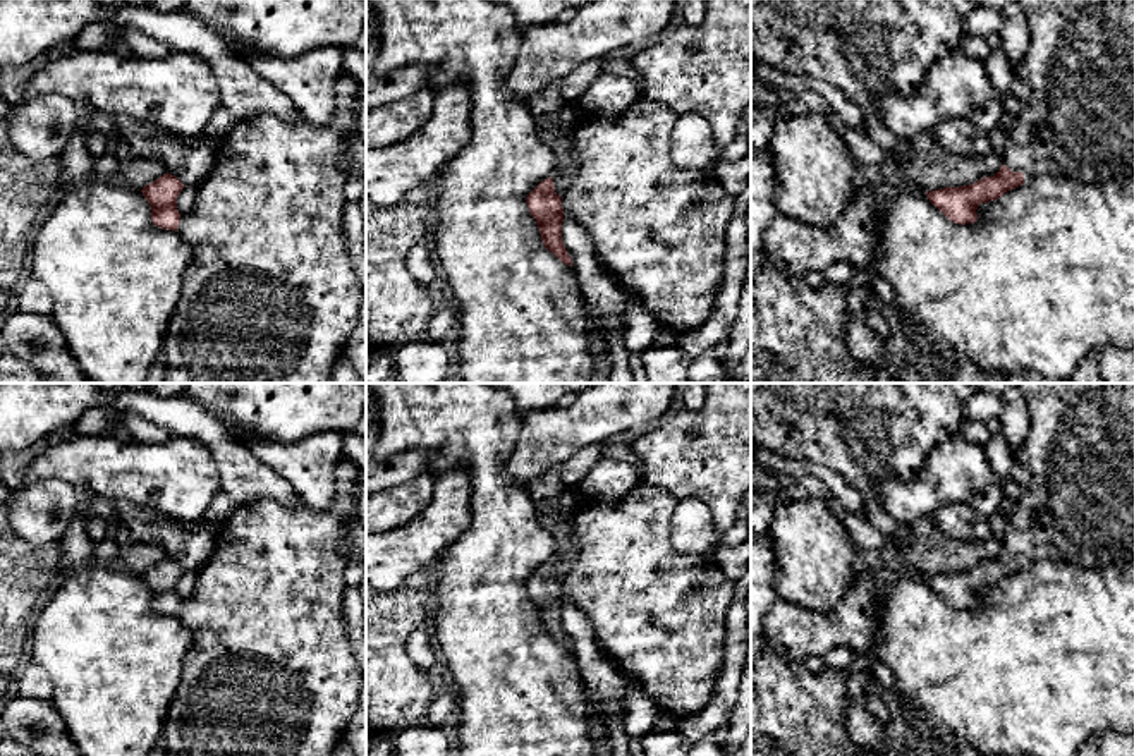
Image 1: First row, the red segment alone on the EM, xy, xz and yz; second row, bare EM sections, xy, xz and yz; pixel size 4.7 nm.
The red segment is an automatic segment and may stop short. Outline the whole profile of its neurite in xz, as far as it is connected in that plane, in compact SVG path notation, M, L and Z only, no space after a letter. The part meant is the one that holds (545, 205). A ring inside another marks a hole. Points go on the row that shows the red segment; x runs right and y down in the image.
M553 84L527 98L540 139L555 153L553 175L541 180L526 198L529 213L536 220L545 247L562 263L572 266L562 241L564 208L562 196L577 177L579 160L574 155L572 139L560 125L560 112L565 107L560 86Z

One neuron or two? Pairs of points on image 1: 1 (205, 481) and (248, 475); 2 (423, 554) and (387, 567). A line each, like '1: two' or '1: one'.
1: two
2: one

